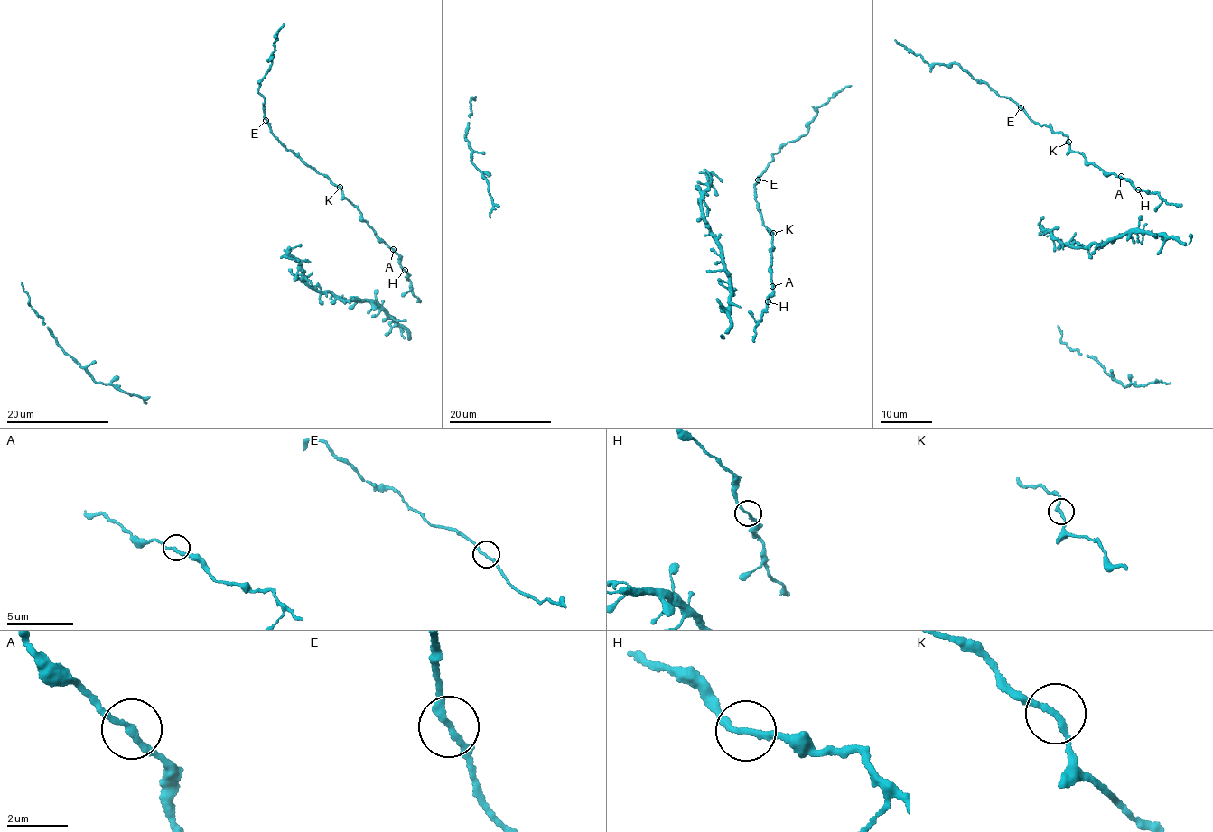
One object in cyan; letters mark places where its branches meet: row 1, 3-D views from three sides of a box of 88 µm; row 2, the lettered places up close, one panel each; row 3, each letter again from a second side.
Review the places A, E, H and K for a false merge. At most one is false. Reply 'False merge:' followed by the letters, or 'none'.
False merge: none

